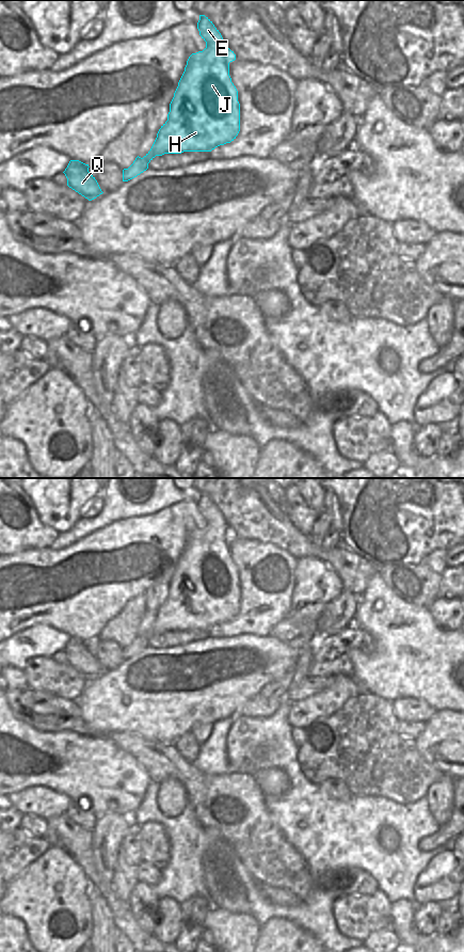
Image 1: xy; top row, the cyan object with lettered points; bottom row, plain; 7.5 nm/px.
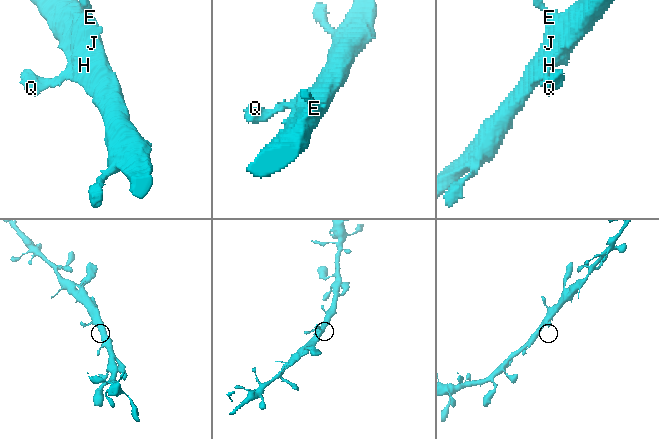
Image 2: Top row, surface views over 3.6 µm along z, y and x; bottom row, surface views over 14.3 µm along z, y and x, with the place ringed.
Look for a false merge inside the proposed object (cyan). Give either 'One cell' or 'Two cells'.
One cell

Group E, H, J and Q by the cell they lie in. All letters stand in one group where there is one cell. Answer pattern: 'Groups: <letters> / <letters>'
Groups: E H J Q

